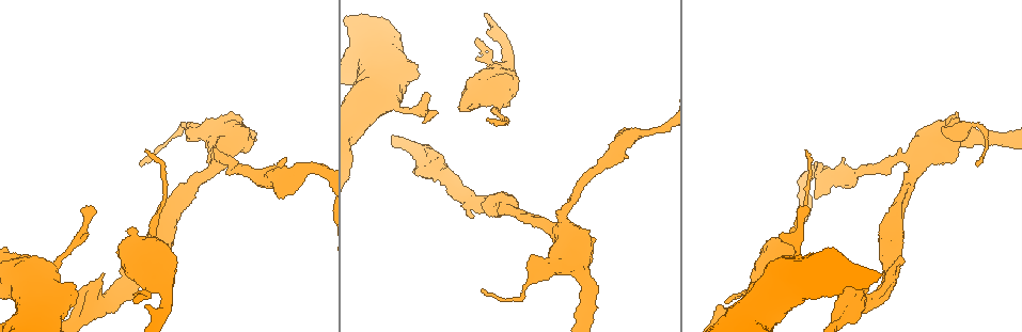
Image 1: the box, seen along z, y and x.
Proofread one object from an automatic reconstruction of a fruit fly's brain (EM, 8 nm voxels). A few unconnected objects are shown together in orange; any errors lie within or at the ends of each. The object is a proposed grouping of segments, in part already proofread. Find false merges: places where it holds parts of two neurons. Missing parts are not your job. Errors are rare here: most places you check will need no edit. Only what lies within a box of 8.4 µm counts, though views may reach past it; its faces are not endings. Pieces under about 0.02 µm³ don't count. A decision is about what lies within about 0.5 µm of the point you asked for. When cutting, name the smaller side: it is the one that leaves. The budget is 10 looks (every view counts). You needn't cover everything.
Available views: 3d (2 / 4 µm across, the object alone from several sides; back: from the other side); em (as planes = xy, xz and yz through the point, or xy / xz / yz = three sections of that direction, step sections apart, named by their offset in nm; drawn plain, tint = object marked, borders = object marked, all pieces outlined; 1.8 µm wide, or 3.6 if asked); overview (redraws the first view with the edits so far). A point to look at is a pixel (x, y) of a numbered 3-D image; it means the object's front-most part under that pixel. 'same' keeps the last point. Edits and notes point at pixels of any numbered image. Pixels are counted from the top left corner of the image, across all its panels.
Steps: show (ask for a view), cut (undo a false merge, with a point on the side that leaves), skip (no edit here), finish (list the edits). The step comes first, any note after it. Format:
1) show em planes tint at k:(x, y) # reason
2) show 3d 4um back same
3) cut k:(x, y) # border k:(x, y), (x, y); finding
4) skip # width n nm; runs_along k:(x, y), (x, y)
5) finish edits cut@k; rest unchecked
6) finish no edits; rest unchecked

show em planes tint at 1:(221, 157) # thin arm on a thick one

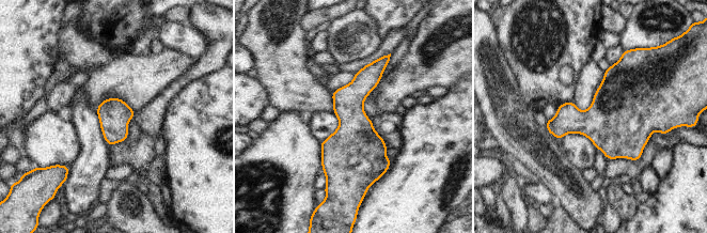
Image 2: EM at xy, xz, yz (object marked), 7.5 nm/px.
skip # one neuron here

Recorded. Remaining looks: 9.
show em yz step 4 tint at 1:(854, 304) # a fork

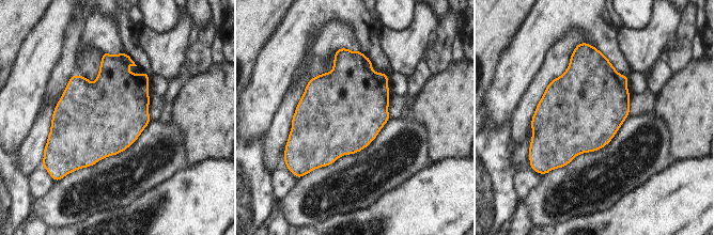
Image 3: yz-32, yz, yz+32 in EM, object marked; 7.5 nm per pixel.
skip # width 550 nm; continuous, no second neuron

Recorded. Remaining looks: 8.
show 3d 4um at 1:(159, 268) # calibre changes

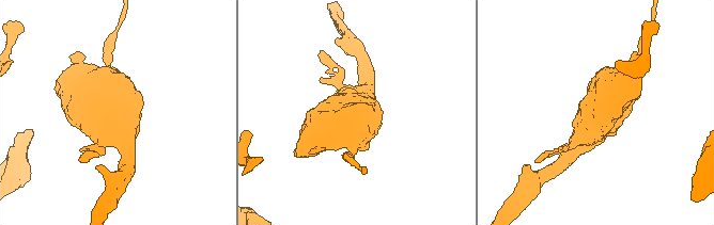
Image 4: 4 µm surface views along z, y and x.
show em 3.6um planes tint at 4:(118, 113)

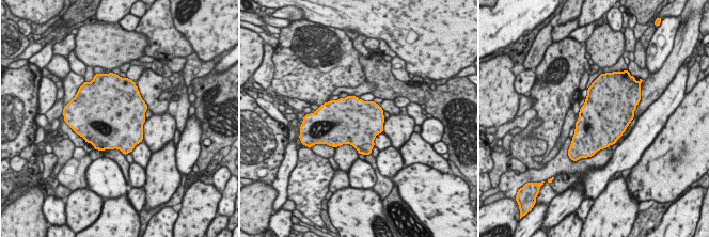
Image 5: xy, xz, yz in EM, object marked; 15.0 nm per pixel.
skip # width 700 nm; continuous, no second neuron

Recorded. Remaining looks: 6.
show em planes borders at 1:(69, 248) # narrows sharply

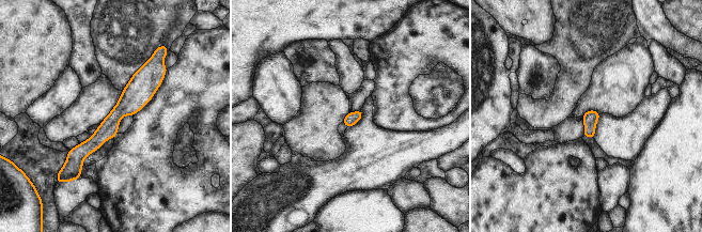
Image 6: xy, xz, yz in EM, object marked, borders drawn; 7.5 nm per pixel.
skip # continuous, no second neuron

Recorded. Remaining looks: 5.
finish no edits; rest unchecked

